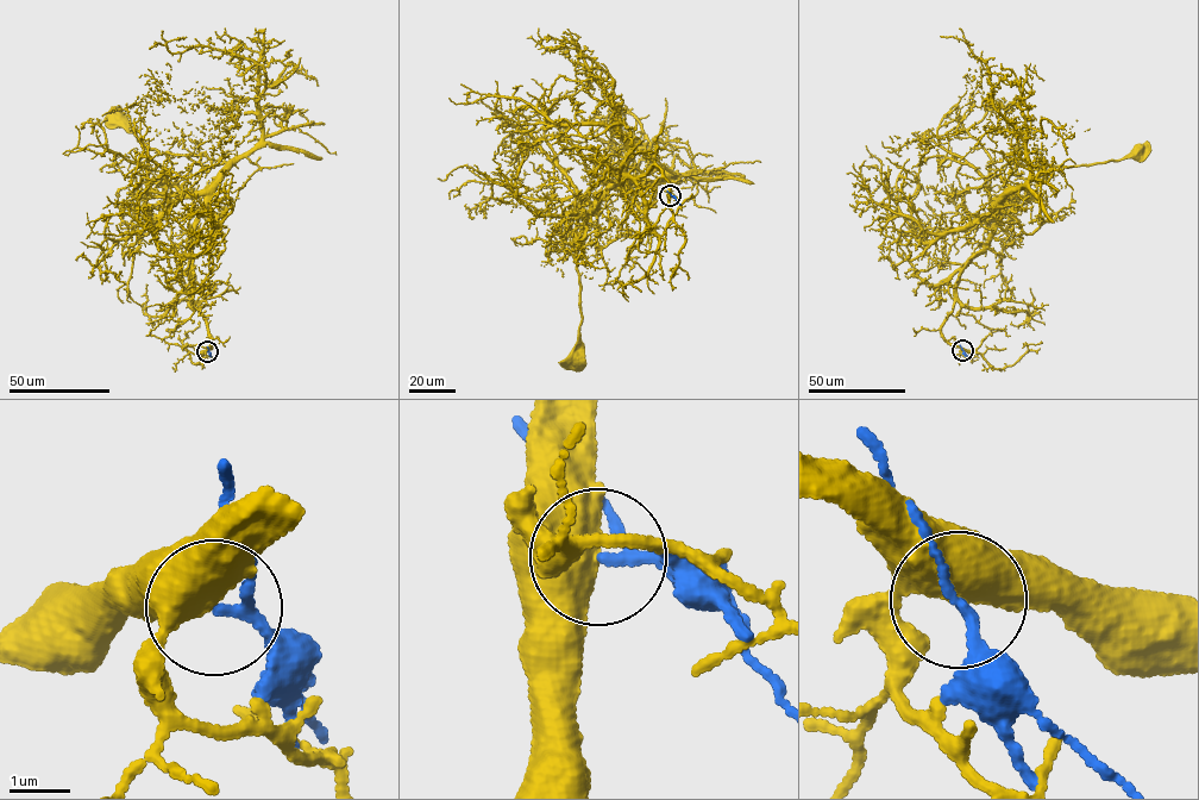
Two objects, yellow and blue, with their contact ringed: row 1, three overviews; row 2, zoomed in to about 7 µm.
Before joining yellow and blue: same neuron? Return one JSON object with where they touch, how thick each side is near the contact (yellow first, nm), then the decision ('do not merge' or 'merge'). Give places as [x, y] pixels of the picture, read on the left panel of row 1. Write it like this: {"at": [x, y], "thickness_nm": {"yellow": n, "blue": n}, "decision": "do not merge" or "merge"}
{"at": [207, 351], "thickness_nm": {"yellow": 550, "blue": 140}, "decision": "do not merge"}

